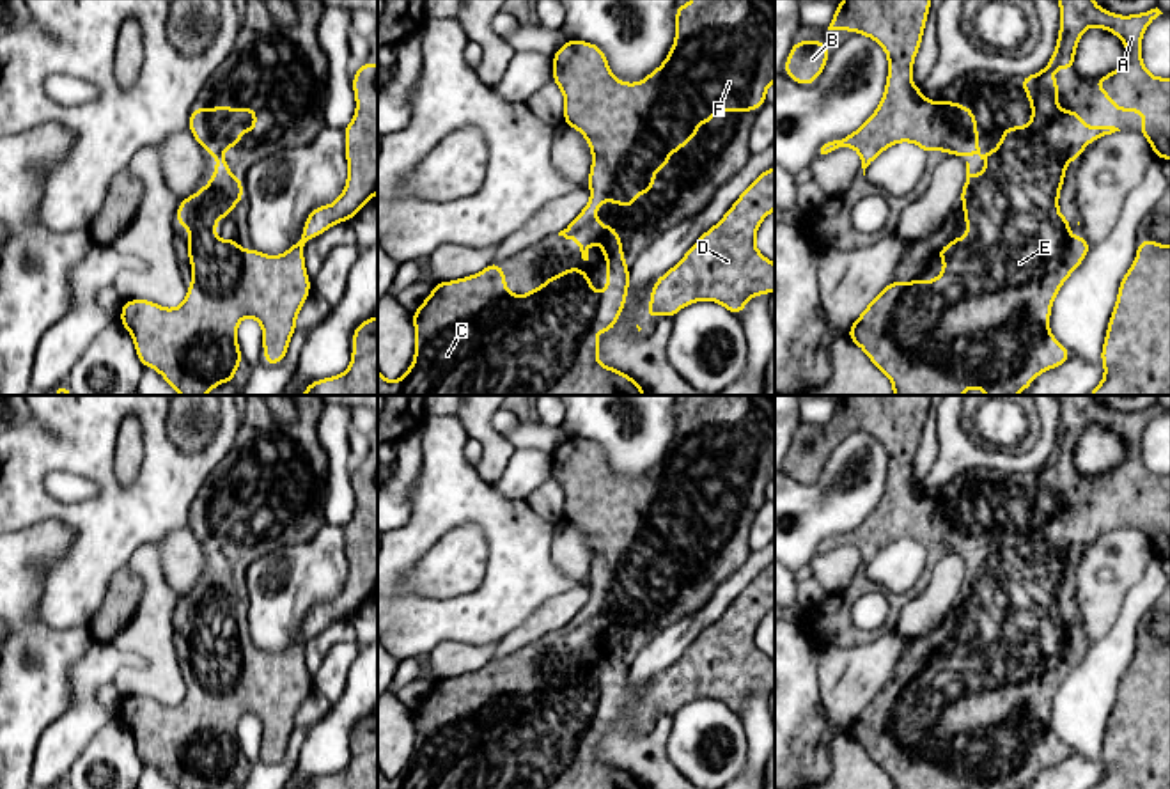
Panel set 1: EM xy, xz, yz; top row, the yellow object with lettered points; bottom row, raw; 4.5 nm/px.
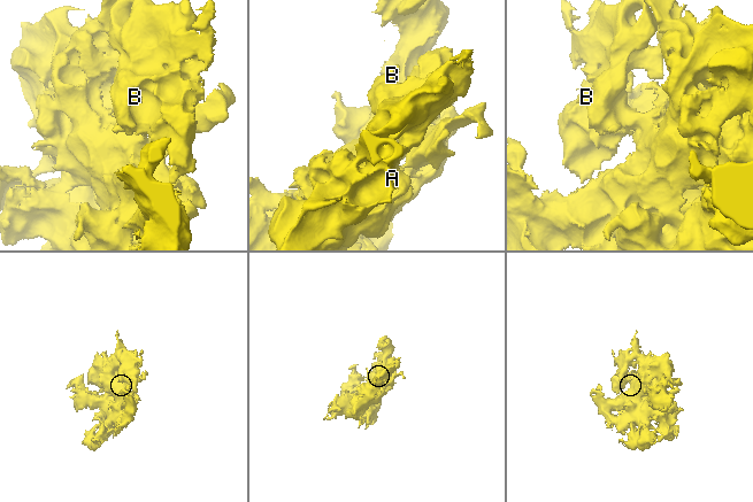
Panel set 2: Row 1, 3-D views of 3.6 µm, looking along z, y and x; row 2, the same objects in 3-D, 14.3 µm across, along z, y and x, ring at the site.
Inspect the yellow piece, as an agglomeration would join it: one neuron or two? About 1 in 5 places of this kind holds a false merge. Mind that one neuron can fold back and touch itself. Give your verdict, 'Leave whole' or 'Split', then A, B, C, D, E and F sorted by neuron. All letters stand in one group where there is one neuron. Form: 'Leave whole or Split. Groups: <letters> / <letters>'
Leave whole. Groups: A B C D E F

